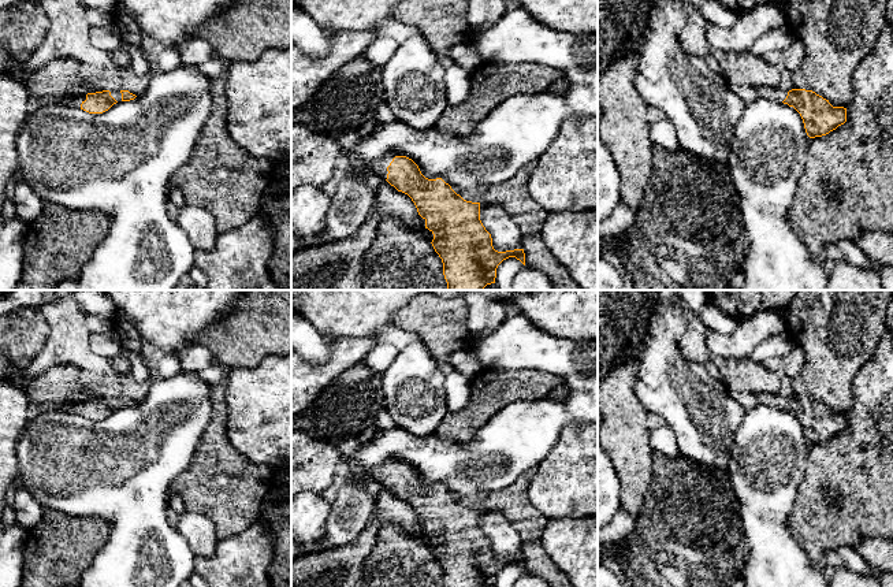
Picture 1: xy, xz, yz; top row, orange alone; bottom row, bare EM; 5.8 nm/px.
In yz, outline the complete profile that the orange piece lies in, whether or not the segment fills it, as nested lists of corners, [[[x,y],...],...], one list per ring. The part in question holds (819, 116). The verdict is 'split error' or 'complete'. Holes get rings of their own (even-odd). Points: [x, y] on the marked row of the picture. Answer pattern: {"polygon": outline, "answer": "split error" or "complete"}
{"polygon": [[[758,88],[759,97],[793,107],[801,116],[810,138],[822,137],[847,122],[847,108],[833,107],[829,100],[812,90]]], "answer": "split error"}

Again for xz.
{"polygon": [[[387,155],[372,168],[414,203],[434,234],[431,244],[442,259],[447,290],[483,290],[495,283],[498,265],[509,257],[525,265],[524,249],[494,249],[480,220],[480,203],[464,200],[442,178],[425,178],[412,159]]], "answer": "split error"}

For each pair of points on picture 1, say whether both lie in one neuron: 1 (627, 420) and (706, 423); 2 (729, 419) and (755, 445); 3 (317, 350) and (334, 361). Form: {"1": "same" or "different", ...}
{"1": "different", "2": "different", "3": "different"}

